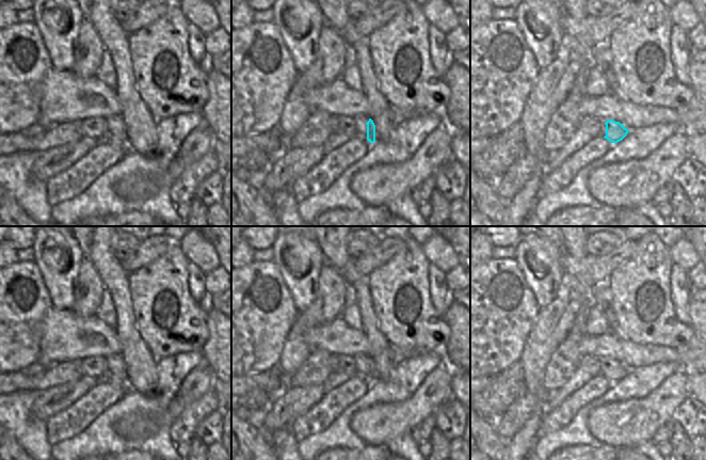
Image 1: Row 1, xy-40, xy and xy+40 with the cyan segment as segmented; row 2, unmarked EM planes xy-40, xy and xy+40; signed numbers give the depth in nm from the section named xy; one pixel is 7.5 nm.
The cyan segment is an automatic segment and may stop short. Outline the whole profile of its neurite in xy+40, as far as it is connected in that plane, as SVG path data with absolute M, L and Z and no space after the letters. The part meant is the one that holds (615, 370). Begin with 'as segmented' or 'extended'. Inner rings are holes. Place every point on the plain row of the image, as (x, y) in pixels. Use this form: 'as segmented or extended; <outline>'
as segmented; M608 359L605 364L606 375L604 377L611 382L617 382L622 380L629 370L623 363L613 359Z

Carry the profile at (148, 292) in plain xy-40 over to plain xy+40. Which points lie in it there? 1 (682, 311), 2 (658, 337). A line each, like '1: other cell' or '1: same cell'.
1: other cell
2: same cell

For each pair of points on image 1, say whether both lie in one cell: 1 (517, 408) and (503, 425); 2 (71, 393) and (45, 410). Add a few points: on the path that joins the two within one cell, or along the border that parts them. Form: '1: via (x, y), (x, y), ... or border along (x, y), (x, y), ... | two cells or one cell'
1: via (516, 412), (508, 421) | one cell
2: via (65, 395), (51, 403) | one cell

